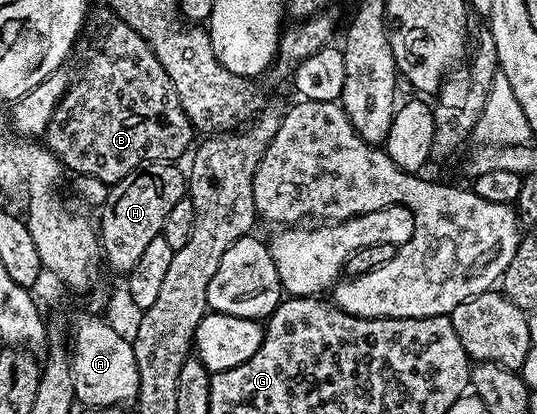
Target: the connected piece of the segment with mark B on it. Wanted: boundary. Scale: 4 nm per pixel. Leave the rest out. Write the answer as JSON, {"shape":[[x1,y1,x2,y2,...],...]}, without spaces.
{"shape":[[112,19,100,46,89,55,80,78,69,84,54,107,42,141,65,170,72,172,73,169,73,174,102,179,105,185,111,187,130,175,130,171,150,161,179,162,179,157,193,148,192,136,194,130,186,111,182,111,182,103,178,103,178,91,174,91,170,75,166,75,152,48,125,21]]}

